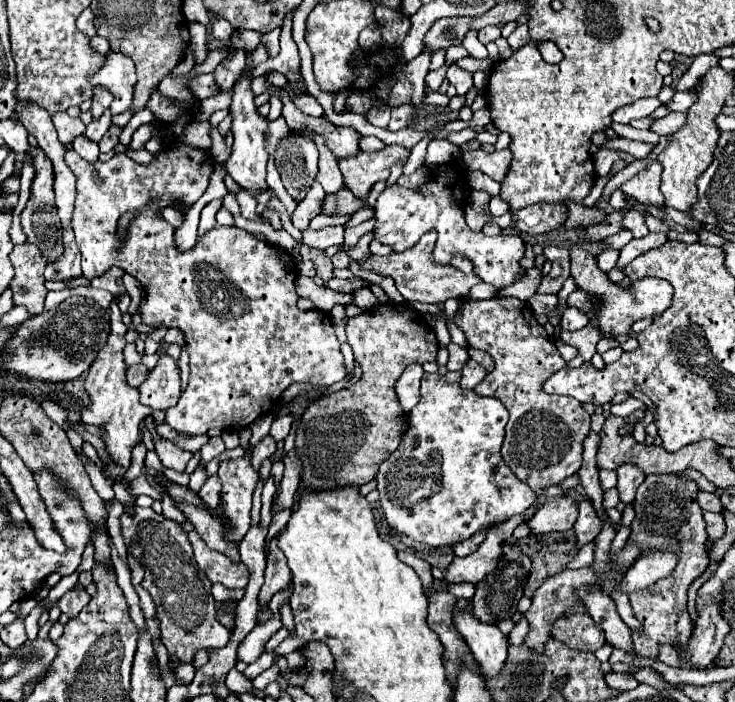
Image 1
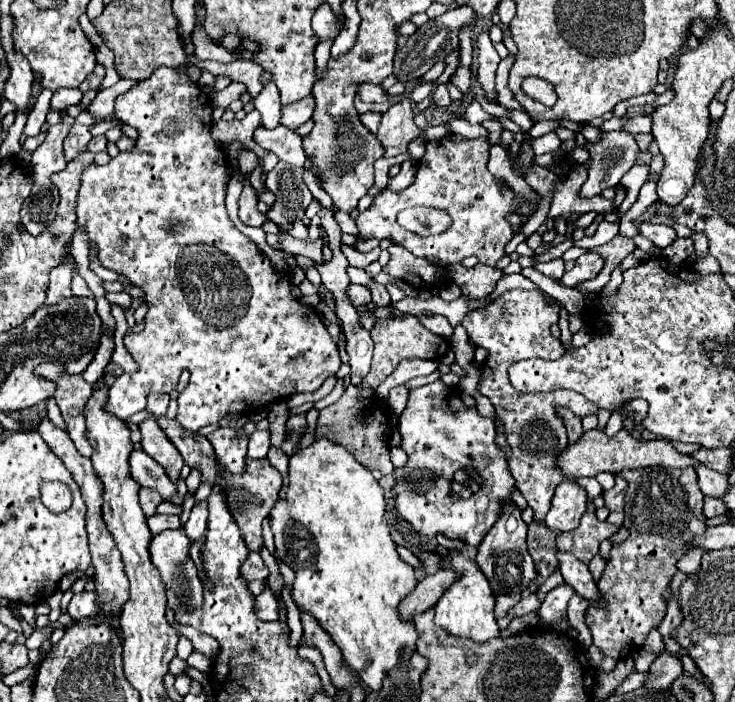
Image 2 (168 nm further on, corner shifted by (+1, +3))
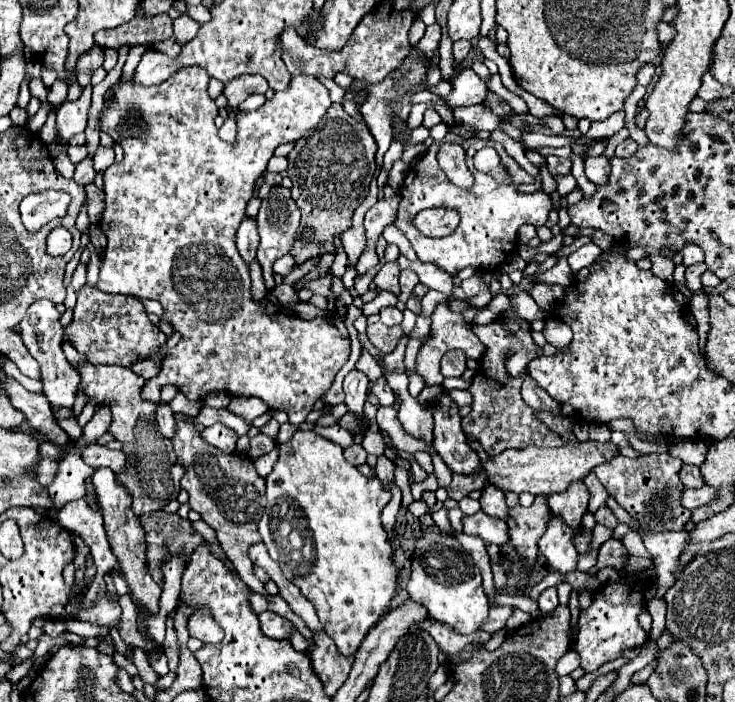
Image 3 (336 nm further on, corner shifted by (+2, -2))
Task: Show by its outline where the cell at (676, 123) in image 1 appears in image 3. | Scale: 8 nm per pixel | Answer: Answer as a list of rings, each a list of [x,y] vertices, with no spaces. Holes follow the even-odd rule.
[[[627,138],[625,142],[621,142],[621,144],[617,146],[615,156],[617,156],[617,158],[631,158],[631,156],[635,156],[635,152],[637,152],[637,150],[639,150],[637,142],[635,142],[635,140],[631,140],[631,138]]]

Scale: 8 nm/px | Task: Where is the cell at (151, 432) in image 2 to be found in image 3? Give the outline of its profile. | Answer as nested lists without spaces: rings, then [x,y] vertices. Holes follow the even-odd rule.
[[[87,364],[79,368],[81,372],[81,384],[79,390],[83,388],[89,398],[97,398],[101,402],[111,404],[113,412],[113,422],[109,432],[123,442],[123,452],[127,454],[127,470],[117,474],[117,480],[131,492],[133,496],[133,510],[137,516],[155,512],[169,504],[171,500],[177,498],[183,478],[183,468],[177,464],[173,444],[171,440],[163,438],[155,426],[155,406],[147,400],[141,400],[139,392],[141,386],[145,384],[145,378],[133,374],[129,368],[121,366],[95,366]]]

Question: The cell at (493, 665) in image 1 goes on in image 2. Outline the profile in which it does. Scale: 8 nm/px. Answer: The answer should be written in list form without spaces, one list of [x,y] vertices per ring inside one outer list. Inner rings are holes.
[[[436,547],[436,555],[440,555],[440,559],[442,559],[440,567],[454,569],[458,573],[458,579],[442,593],[440,601],[436,603],[434,623],[444,627],[452,635],[468,637],[468,639],[474,639],[480,643],[484,643],[492,637],[498,637],[498,625],[496,625],[496,617],[494,617],[494,593],[488,585],[488,579],[480,571],[478,563],[474,559],[464,557],[460,549],[446,551],[444,547]]]

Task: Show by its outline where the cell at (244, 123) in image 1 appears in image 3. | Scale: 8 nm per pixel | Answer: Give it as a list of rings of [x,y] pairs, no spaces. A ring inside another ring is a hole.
[[[245,216],[237,230],[237,248],[247,264],[251,264],[251,260],[255,258],[257,246],[259,246],[259,234],[255,230],[255,218]]]

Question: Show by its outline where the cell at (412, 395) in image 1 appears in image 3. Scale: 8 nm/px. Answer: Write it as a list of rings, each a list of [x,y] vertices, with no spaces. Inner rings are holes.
[[[379,378],[379,380],[375,382],[375,386],[371,388],[371,392],[377,396],[377,400],[379,400],[381,406],[389,406],[389,404],[393,404],[393,400],[395,400],[395,394],[393,394],[393,390],[389,388],[389,384],[385,382],[385,378]]]

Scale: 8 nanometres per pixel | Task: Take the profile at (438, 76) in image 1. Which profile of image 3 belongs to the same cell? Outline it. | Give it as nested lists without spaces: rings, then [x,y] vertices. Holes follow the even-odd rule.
[[[381,166],[375,168],[373,180],[369,184],[369,194],[365,196],[365,200],[357,206],[357,210],[353,214],[353,226],[341,234],[345,252],[349,256],[349,264],[355,264],[357,258],[359,258],[359,254],[363,254],[363,250],[365,250],[365,226],[363,226],[363,218],[365,218],[365,212],[377,202],[377,176],[379,176],[379,172],[381,172]]]

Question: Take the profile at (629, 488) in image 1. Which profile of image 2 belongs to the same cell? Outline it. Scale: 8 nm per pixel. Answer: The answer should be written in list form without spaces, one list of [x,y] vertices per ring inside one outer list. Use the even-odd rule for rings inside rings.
[[[616,477],[616,485],[610,491],[604,491],[604,505],[608,511],[622,511],[624,509],[624,489],[628,483],[622,477]]]

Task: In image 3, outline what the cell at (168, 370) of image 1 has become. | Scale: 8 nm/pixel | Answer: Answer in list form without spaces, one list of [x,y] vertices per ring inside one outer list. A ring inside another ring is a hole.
[[[159,404],[155,410],[155,420],[159,426],[159,432],[165,438],[171,438],[175,434],[175,418],[173,418],[173,410],[169,408],[169,404]]]

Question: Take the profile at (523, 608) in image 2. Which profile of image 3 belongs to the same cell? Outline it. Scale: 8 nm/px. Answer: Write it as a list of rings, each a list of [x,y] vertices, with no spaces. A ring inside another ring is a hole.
[[[497,606],[497,608],[491,608],[491,614],[489,614],[487,622],[481,626],[481,630],[489,632],[489,634],[493,634],[495,630],[501,630],[507,624],[507,620],[511,618],[513,612],[515,612],[513,606]]]

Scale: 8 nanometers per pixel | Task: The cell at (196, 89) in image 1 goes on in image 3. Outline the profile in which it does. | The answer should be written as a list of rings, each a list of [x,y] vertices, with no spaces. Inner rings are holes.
[[[251,74],[251,76],[235,78],[229,84],[225,84],[223,96],[229,100],[231,108],[237,108],[247,96],[251,96],[251,94],[265,94],[267,90],[269,90],[267,80],[263,76]]]

